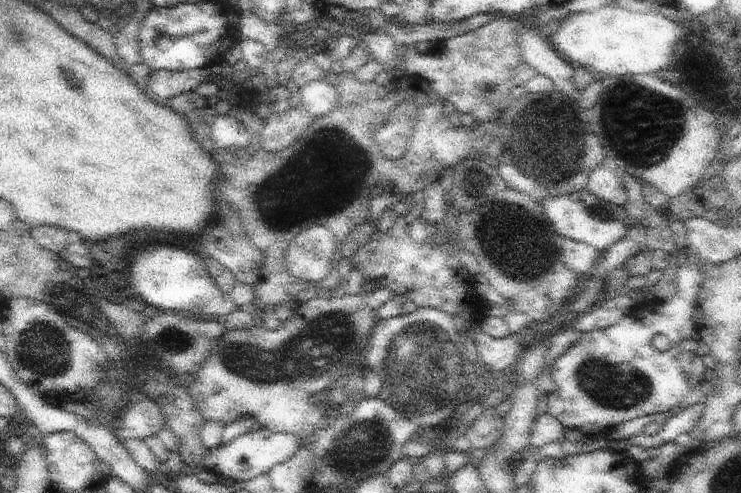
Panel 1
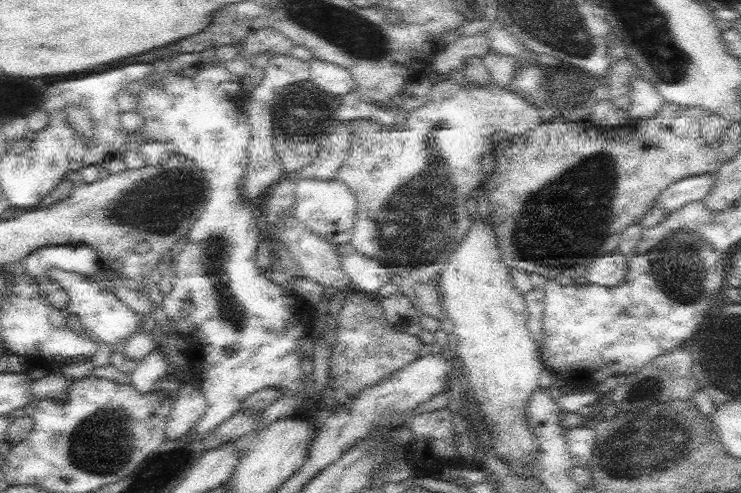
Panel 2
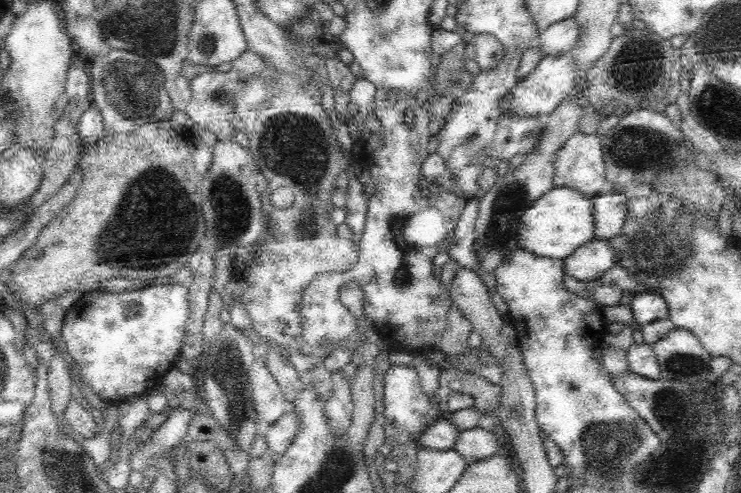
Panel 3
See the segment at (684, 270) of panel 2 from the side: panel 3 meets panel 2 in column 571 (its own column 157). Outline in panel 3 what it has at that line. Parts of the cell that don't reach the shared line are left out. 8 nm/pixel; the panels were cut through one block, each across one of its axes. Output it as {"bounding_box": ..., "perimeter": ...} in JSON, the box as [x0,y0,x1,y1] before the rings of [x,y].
{"bounding_box":[62,282,190,402],"perimeter":[[[172,282],[140,286],[138,290],[130,290],[130,292],[128,290],[86,292],[68,310],[62,326],[62,340],[66,342],[66,350],[72,356],[74,364],[80,368],[82,376],[86,378],[84,386],[88,386],[94,394],[98,394],[106,402],[126,402],[154,388],[168,374],[168,370],[174,368],[176,362],[180,360],[180,348],[190,320],[188,296],[190,296],[190,288],[176,286]]]}

